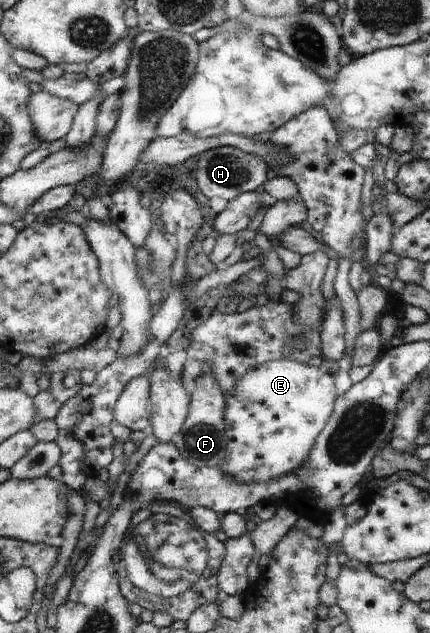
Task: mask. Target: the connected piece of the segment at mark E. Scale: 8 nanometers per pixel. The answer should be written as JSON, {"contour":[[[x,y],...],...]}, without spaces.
{"contour":[[[284,358],[253,368],[243,378],[239,378],[235,390],[226,400],[225,422],[227,422],[229,454],[225,462],[220,465],[221,470],[247,484],[271,482],[285,474],[295,472],[309,458],[307,454],[311,454],[315,440],[323,433],[327,422],[334,415],[335,404],[340,396],[335,386],[335,377],[322,372],[319,367],[311,367]]]}

